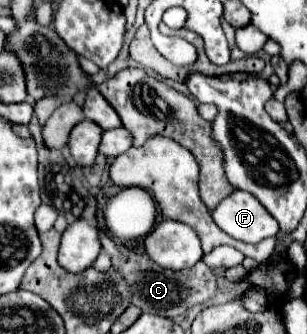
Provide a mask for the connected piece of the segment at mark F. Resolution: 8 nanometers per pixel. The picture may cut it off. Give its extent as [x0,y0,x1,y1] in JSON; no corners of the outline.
[212,190,278,244]

